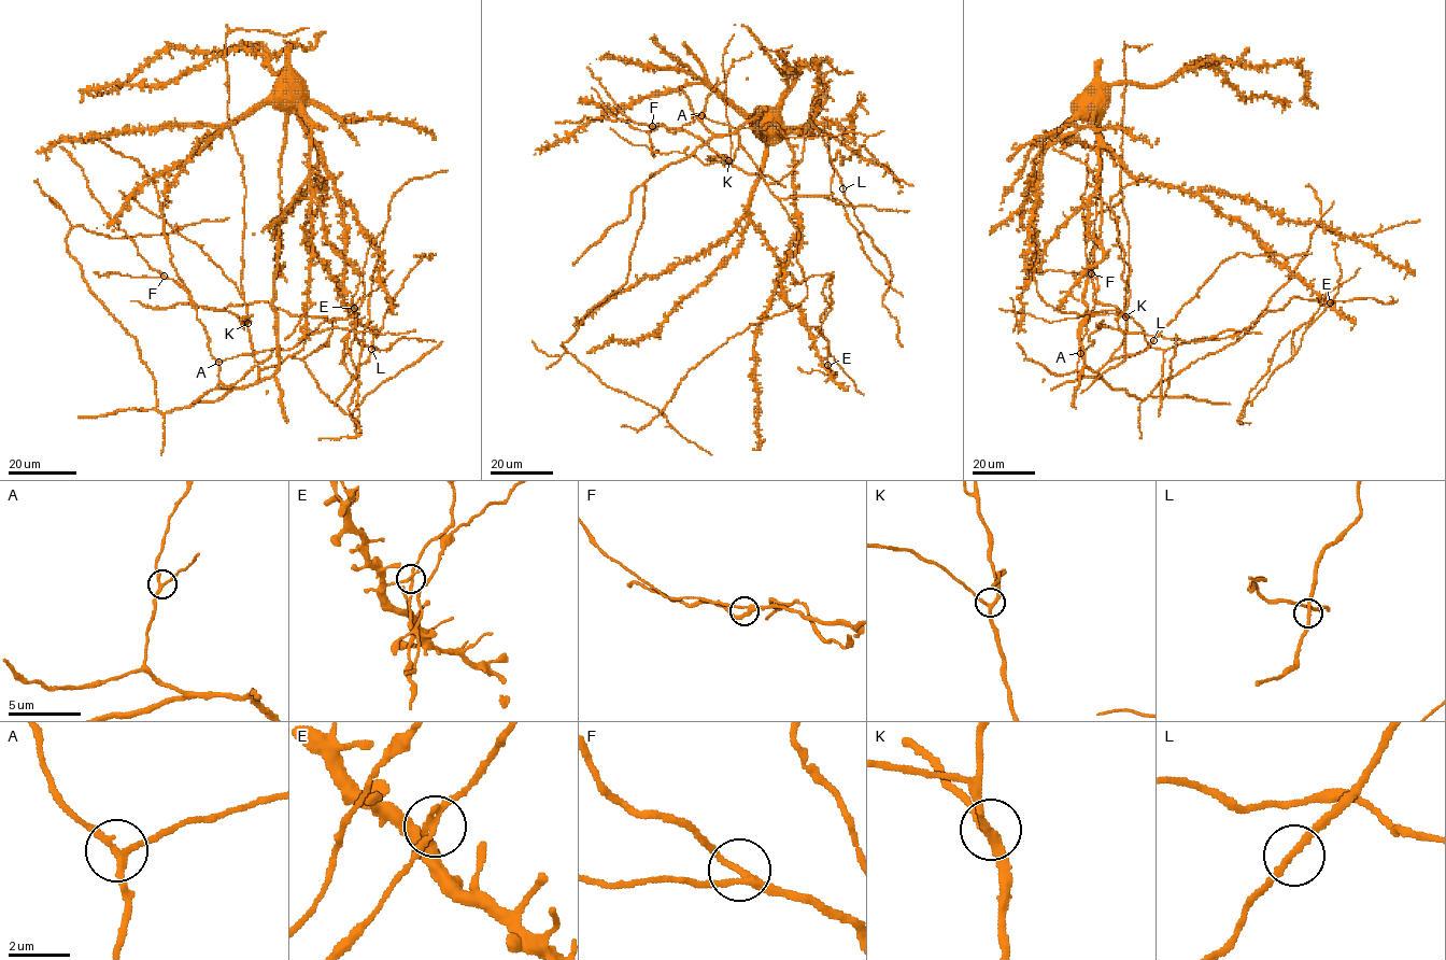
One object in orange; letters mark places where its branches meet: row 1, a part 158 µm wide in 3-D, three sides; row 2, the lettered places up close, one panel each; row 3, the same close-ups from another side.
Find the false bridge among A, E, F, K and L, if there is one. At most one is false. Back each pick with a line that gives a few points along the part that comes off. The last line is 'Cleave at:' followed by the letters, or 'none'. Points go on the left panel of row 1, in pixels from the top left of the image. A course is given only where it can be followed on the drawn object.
E: foreign part runs (355, 308), (355, 337), (343, 362), (358, 382), (348, 408), (358, 434), (359, 381), (348, 349), (348, 338)
Cleave at: E

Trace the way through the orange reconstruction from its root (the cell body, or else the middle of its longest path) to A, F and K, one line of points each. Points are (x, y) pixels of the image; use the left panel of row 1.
A: (280, 94), (285, 136), (273, 299), (279, 367), (251, 385), (220, 389), (218, 362)
F: (280, 94), (285, 136), (273, 299), (278, 370), (257, 382), (247, 325), (228, 311), (196, 306), (164, 276)
K: (280, 94), (277, 101), (285, 112), (285, 136), (273, 299), (279, 367), (259, 382), (247, 323)

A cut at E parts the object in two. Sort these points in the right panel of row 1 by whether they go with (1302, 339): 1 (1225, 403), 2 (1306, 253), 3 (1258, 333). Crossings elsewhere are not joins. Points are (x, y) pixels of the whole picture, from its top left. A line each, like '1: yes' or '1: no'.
1: no
2: no
3: no

